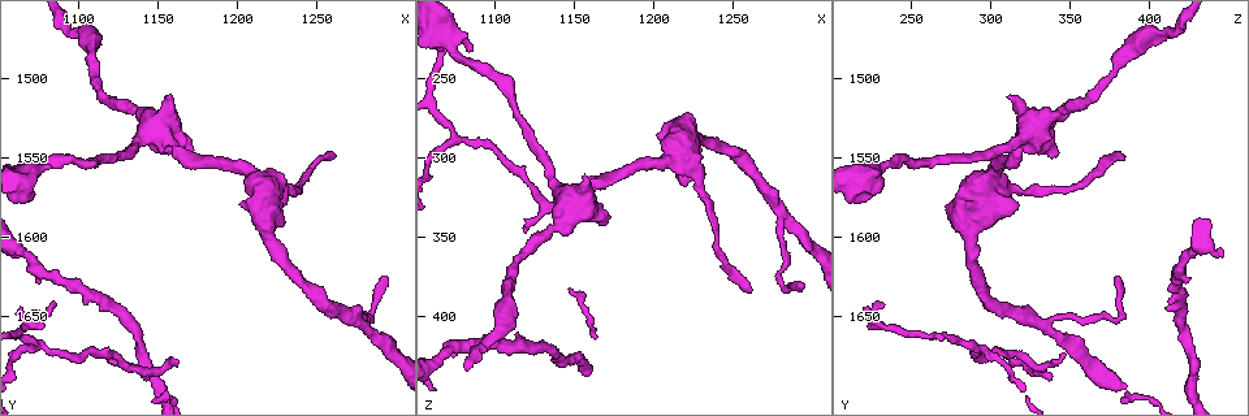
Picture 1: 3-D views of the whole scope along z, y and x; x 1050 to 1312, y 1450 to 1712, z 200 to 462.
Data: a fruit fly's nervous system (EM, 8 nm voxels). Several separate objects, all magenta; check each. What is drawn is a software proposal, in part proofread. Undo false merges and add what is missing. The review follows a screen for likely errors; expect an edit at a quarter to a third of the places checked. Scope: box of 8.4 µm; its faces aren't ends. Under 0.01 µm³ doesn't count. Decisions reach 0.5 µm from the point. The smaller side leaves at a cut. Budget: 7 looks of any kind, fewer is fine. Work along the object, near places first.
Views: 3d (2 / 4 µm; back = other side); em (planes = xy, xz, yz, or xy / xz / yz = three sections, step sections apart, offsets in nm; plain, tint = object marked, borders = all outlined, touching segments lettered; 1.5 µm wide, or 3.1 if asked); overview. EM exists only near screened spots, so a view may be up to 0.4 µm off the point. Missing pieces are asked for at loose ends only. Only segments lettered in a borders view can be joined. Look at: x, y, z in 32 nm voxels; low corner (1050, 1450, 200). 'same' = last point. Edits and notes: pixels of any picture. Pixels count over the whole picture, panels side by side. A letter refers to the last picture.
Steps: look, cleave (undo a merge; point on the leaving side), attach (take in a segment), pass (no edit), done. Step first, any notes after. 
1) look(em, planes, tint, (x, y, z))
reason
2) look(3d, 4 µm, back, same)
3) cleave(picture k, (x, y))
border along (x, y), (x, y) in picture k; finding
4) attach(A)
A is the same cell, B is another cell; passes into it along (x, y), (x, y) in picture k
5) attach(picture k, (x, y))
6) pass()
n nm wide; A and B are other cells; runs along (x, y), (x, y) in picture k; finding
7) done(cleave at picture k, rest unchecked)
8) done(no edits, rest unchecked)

look(em, planes, borders, (1154, 1512, 310))
an open end

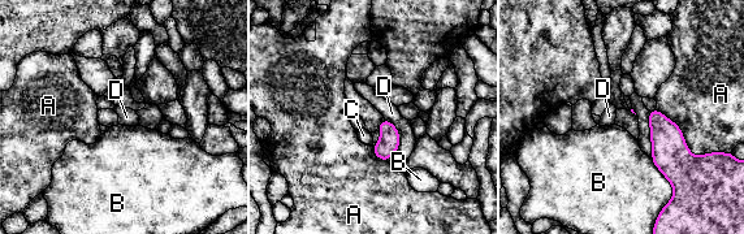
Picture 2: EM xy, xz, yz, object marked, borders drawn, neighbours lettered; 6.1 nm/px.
pass()
A, B, C and D are other cells; border along (384, 117), (399, 135), (397, 151) in picture 2; none of them fits

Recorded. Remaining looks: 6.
look(em, xy, step 4, tint, (1162, 1676, 312))
free end

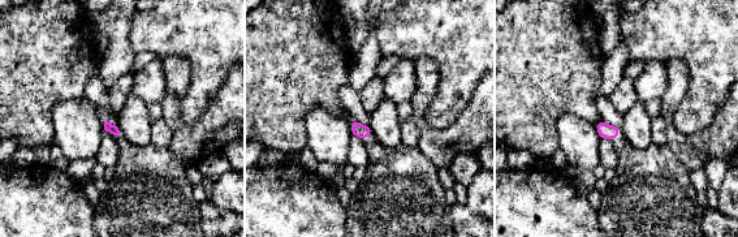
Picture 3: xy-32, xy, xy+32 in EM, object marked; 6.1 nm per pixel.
look(em, planes, borders, same)
another direction

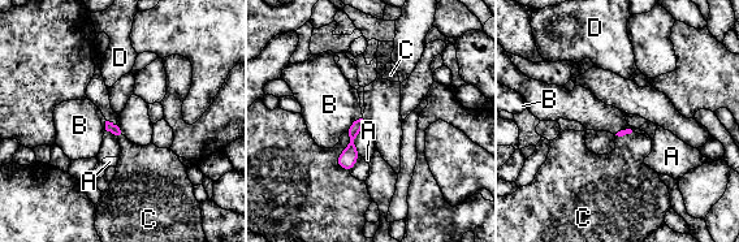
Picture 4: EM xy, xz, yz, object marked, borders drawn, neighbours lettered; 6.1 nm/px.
attach(C)
B touches over 160 nm; C is the same cell, A, B and D are other cells; the neuron continues

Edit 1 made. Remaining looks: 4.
look(overview)
see it whole again

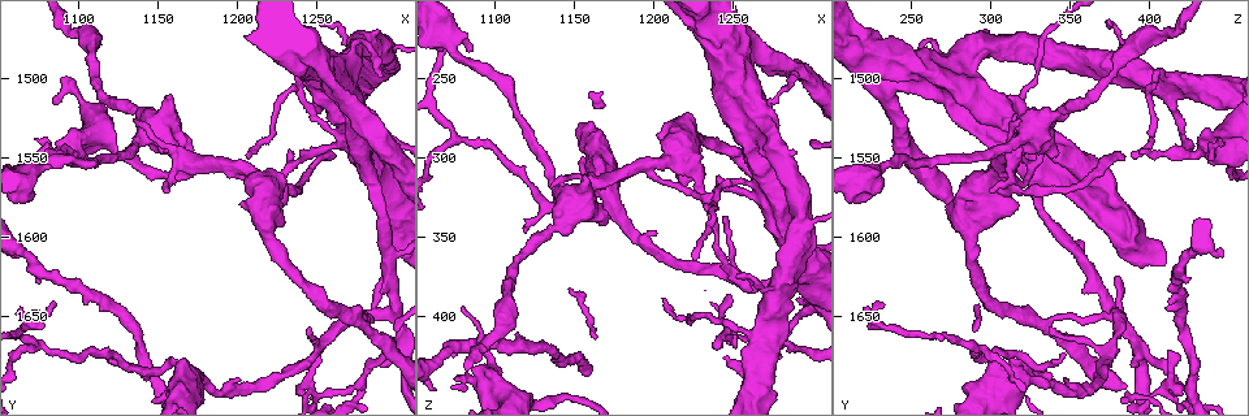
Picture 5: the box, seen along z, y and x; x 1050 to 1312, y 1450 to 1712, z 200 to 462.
look(em, xy, step 8, tint, (1084, 1642, 232))
an open end

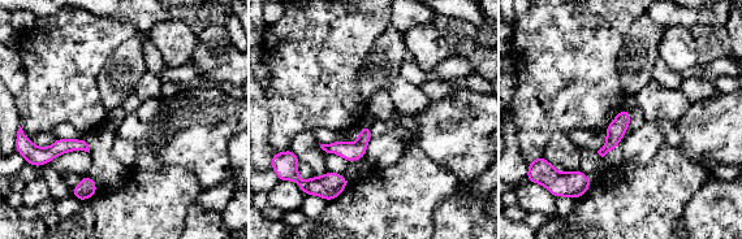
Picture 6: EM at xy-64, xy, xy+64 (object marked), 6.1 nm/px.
look(em, planes, borders, same)
cut it another way

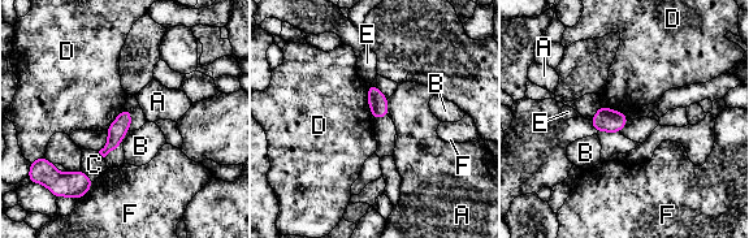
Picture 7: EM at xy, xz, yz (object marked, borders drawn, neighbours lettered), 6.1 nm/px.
pass()
A, B, C, D, E and F are other cells; border along (368, 83), (367, 103), (373, 120) in picture 7; none of them fits

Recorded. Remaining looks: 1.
done(attach at picture 4, rest unchecked)

